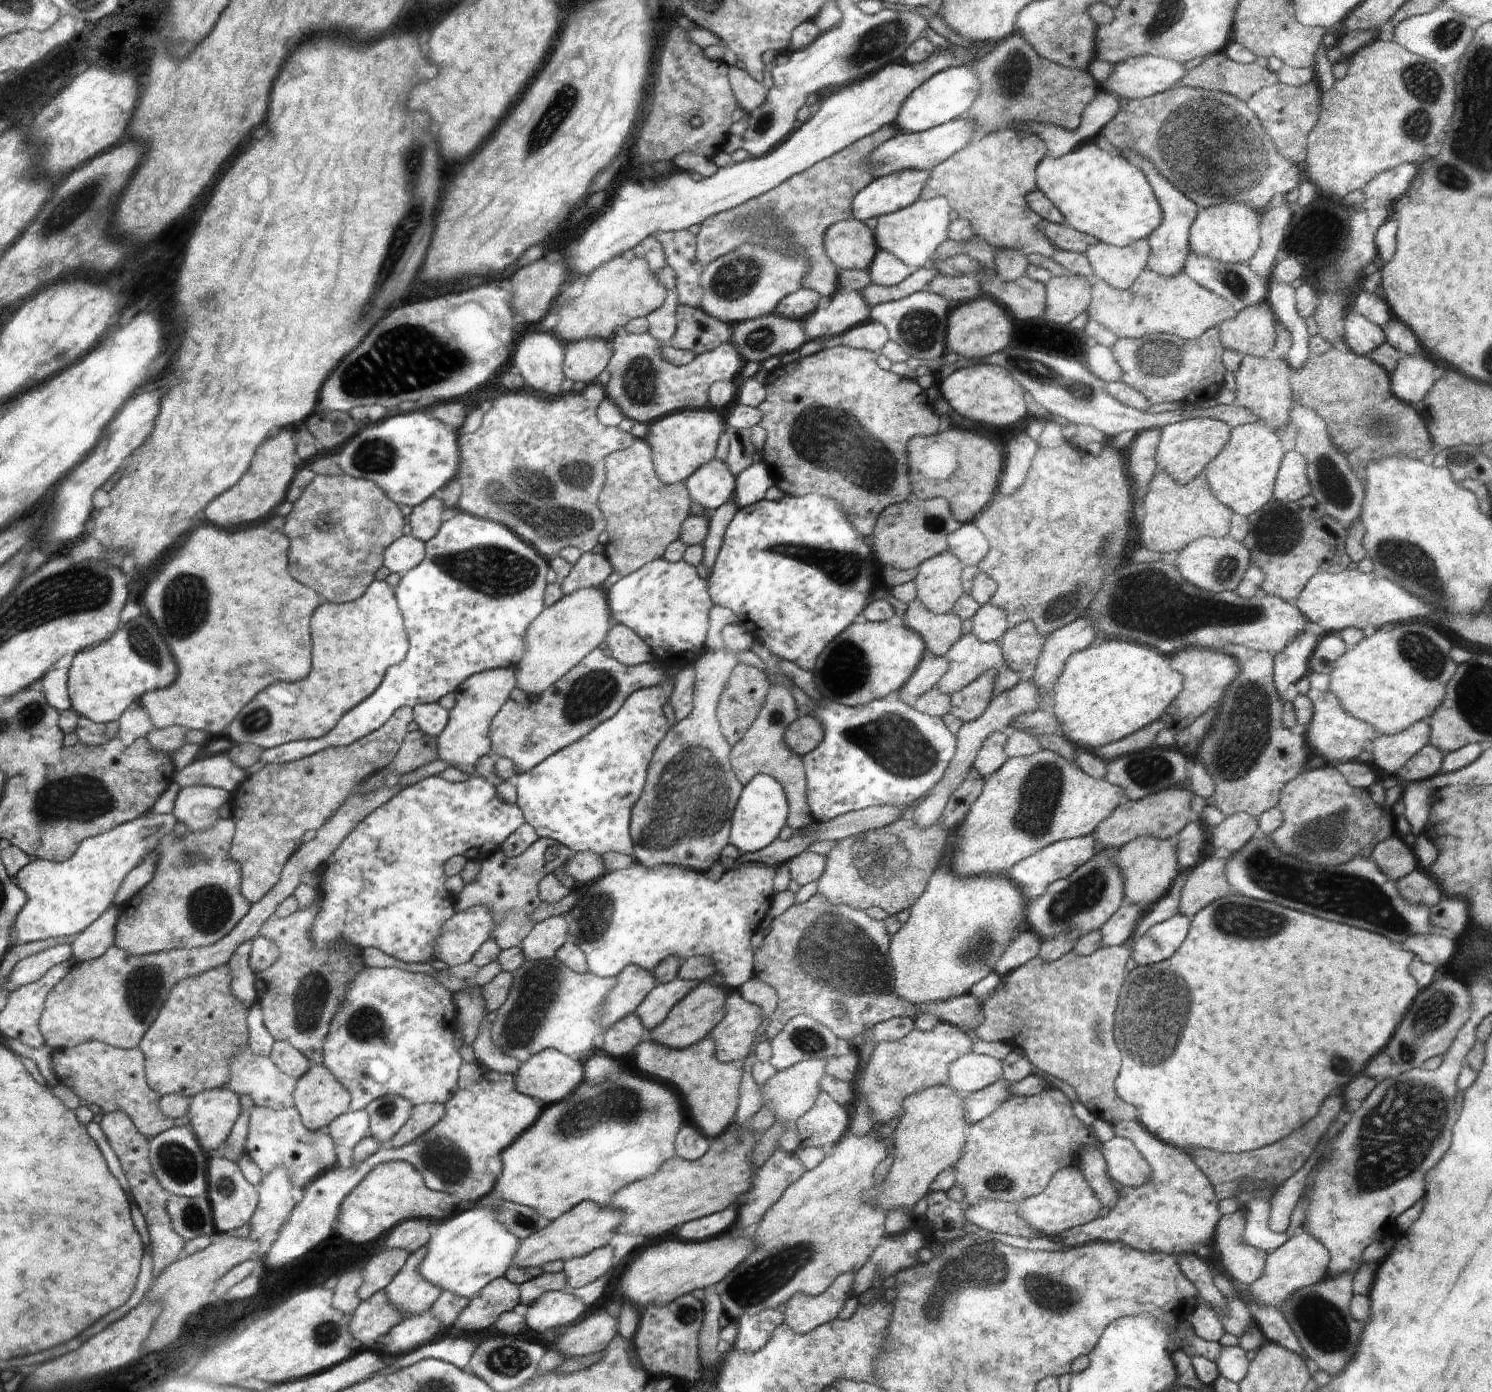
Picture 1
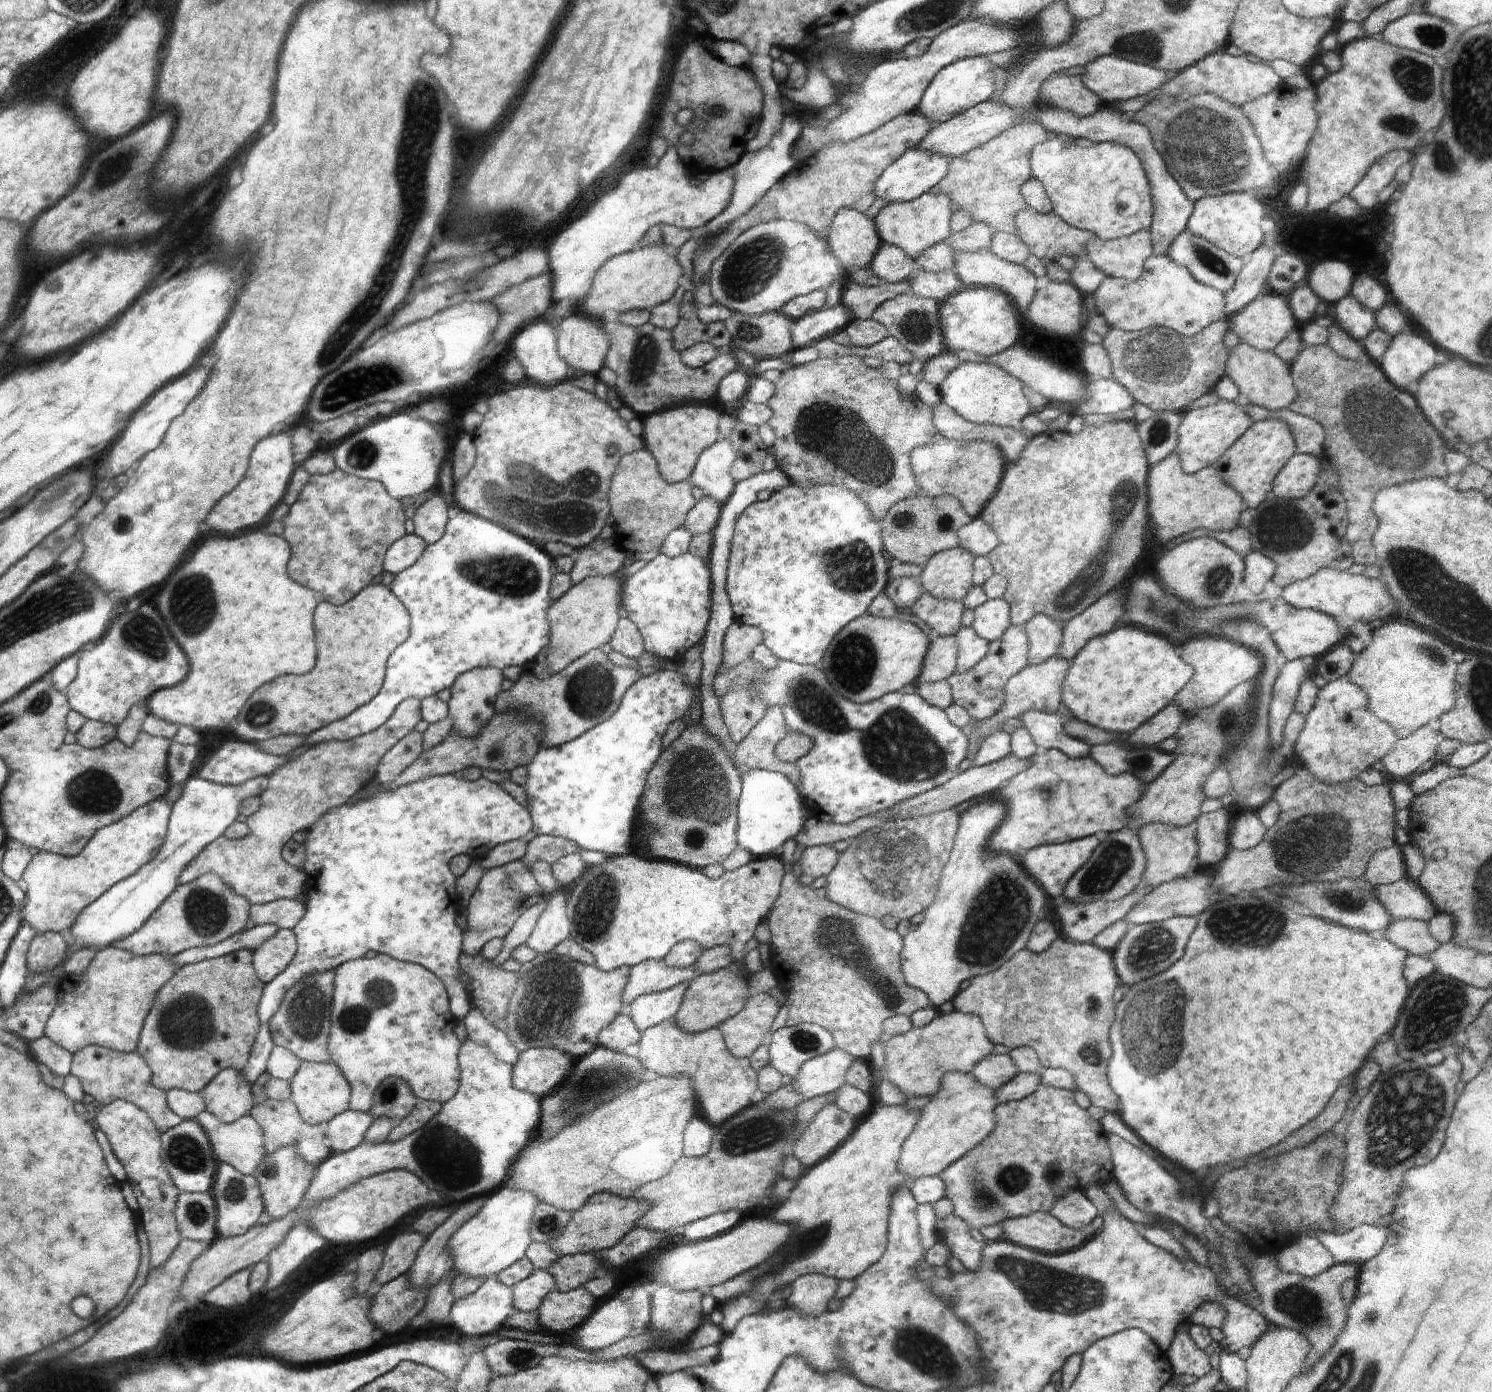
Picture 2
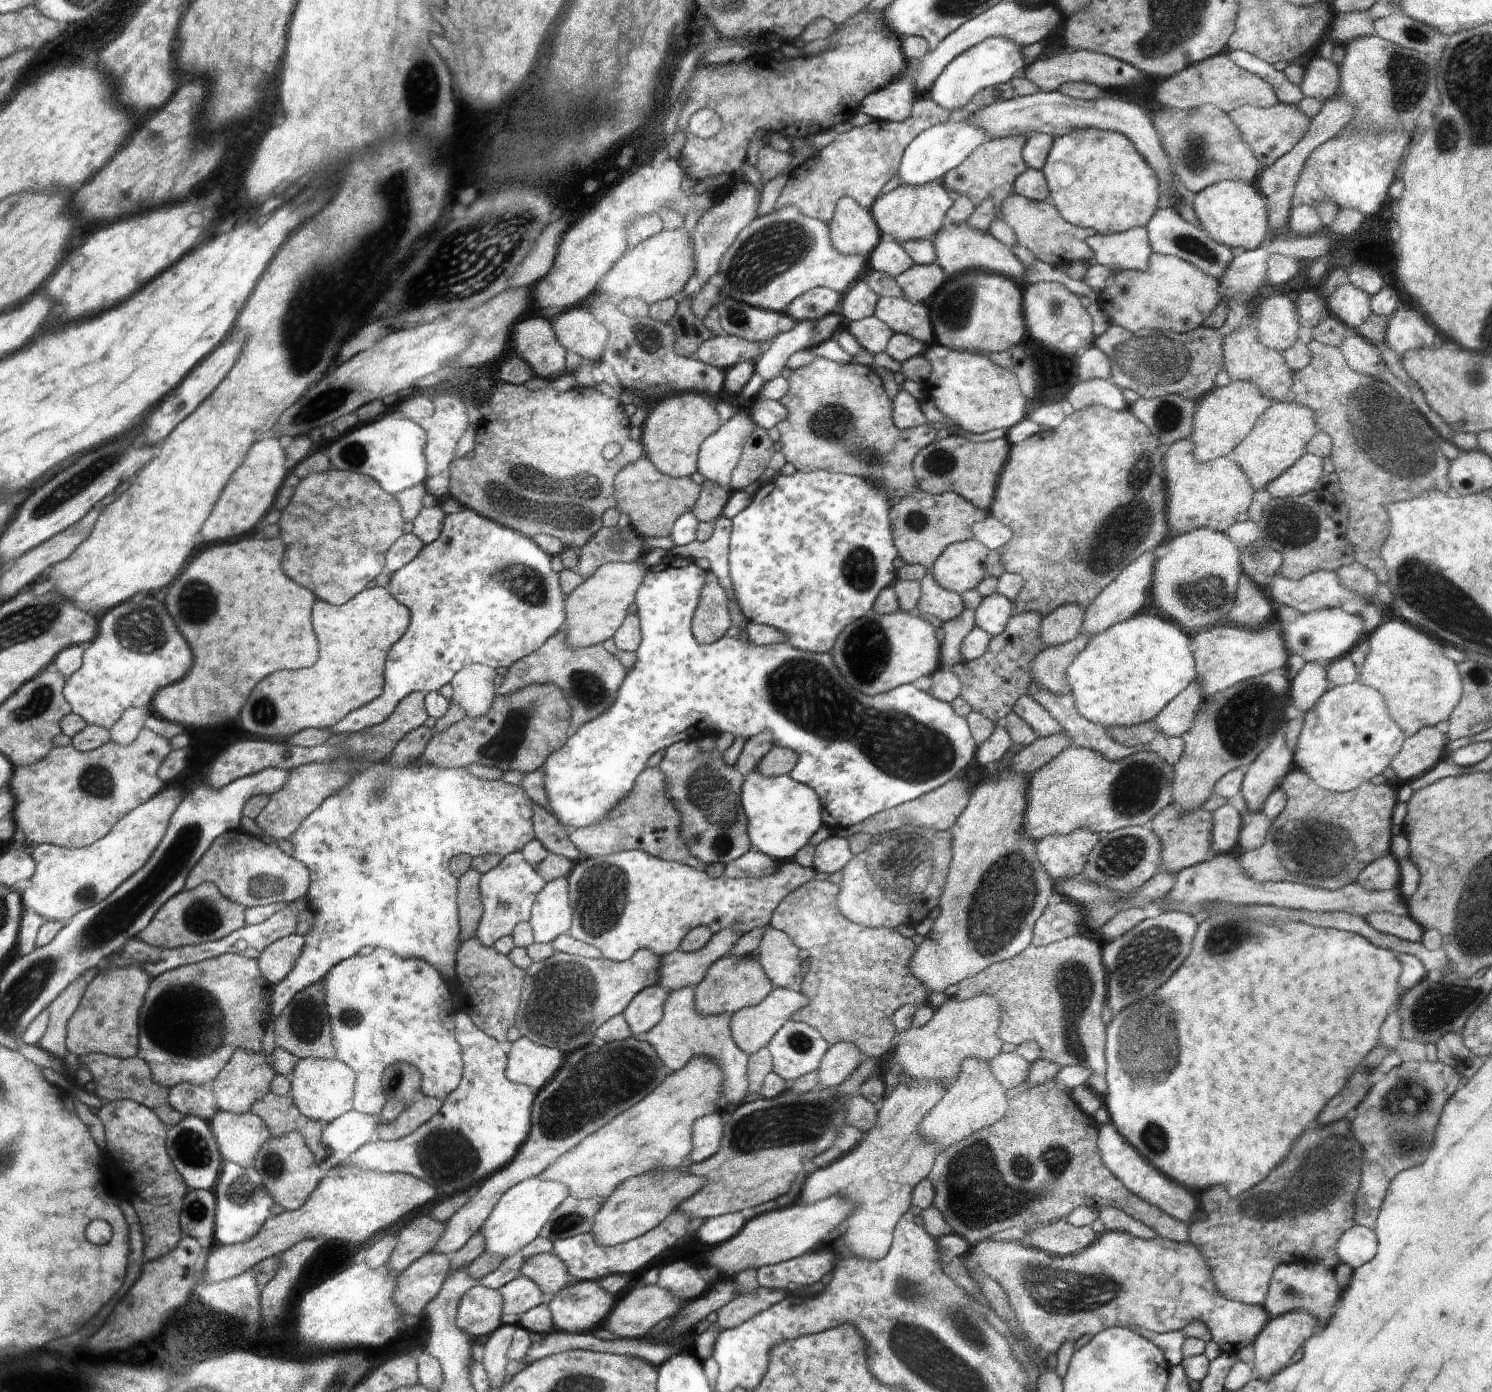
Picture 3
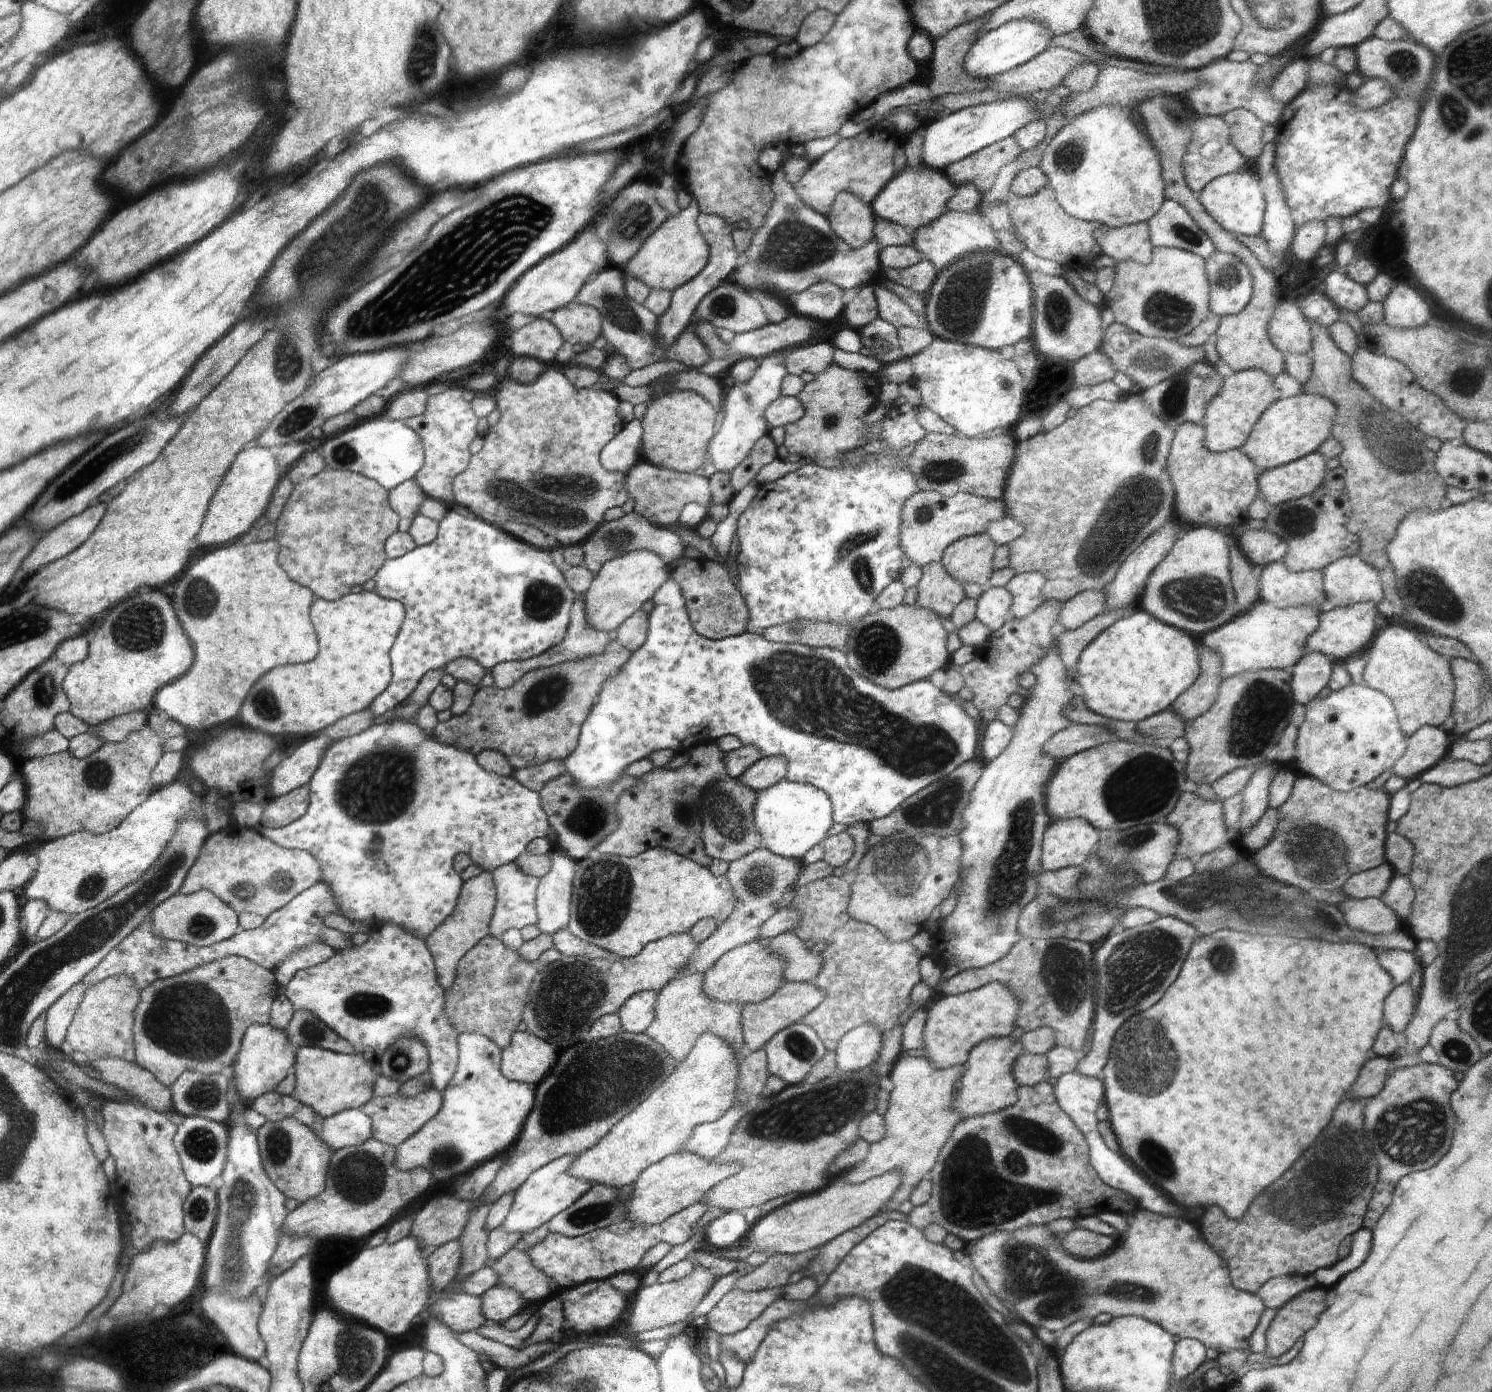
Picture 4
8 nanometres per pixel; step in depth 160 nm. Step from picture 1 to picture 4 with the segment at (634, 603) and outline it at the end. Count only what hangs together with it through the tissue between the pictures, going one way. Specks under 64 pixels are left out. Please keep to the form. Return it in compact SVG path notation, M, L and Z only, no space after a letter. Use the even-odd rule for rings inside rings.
M670 574L667 582L655 592L651 599L654 602L654 608L649 614L646 644L631 653L631 658L627 660L626 666L622 667L618 673L611 676L603 684L603 688L599 692L598 702L591 708L586 722L583 723L578 747L564 760L567 768L566 773L572 775L586 788L614 786L620 778L623 778L625 768L629 764L645 759L656 751L662 749L670 749L674 752L689 751L696 744L699 745L707 741L719 742L720 739L726 738L728 735L734 735L742 741L743 745L757 748L763 757L784 756L787 760L787 779L793 783L808 783L827 792L835 807L835 821L846 824L846 826L852 826L856 822L872 823L876 819L890 815L912 795L922 791L924 787L938 779L946 778L952 771L974 756L974 742L978 744L978 732L974 732L973 718L966 714L960 702L948 696L943 689L938 689L930 679L917 680L912 684L892 690L874 684L863 676L858 676L848 666L847 656L842 649L815 648L802 643L776 643L768 640L763 632L751 630L723 639L708 639L700 636L695 631L690 614L687 612L687 601L682 594L682 586L673 577L673 574ZM844 698L846 698L846 744L844 744Z

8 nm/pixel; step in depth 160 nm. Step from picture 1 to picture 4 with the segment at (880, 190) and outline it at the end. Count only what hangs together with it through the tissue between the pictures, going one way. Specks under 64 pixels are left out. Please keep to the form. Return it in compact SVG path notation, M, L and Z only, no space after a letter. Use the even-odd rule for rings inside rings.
M1016 96L972 105L953 113L950 112L944 117L932 120L932 122L925 122L914 133L920 134L924 138L922 146L924 166L942 171L957 160L964 159L976 151L982 151L984 147L992 143L1014 136L1019 128L1026 127L1038 116L1040 114L1033 103L1029 104L1026 100Z

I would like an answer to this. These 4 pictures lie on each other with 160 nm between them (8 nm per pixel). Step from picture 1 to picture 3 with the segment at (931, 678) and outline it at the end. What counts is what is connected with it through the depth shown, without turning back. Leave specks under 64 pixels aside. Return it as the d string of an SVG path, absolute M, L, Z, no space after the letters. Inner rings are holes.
M968 609L956 619L947 620L941 625L944 630L943 663L950 670L962 658L962 644L967 634L975 627L975 610Z

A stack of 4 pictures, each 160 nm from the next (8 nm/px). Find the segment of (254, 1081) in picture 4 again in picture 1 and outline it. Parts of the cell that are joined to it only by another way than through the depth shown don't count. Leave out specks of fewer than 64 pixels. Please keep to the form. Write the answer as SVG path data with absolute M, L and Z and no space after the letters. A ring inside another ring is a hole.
M228 1087L201 1092L192 1099L191 1128L211 1155L227 1142L240 1118L241 1094Z

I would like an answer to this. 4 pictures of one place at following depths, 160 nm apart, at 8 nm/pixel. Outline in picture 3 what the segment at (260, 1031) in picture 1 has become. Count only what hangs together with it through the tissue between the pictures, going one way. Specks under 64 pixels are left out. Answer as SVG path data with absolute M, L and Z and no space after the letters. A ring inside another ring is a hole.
M420 757L404 766L401 766L400 763L380 761L372 763L370 767L364 767L362 771L355 772L354 779L339 794L332 795L315 811L312 811L307 818L304 818L290 841L294 845L292 856L302 864L307 865L311 871L310 890L307 892L306 900L314 914L313 925L304 936L306 946L295 962L295 966L292 967L286 978L272 986L271 1020L276 1020L276 1017L286 1010L291 1000L303 988L320 982L335 964L342 963L343 960L355 955L362 946L382 947L405 959L417 958L425 960L428 964L437 968L437 971L440 972L444 979L449 980L449 986L454 985L456 976L455 953L458 949L460 936L458 934L458 878L454 878L454 874L448 872L448 862L450 862L450 858L454 858L460 852L468 854L471 858L484 855L505 857L515 852L522 852L523 848L534 838L532 804L530 804L529 796L526 796L524 791L520 785L511 785L502 780L489 781L474 776L471 772L468 772L467 767L443 767L436 763L423 761Z

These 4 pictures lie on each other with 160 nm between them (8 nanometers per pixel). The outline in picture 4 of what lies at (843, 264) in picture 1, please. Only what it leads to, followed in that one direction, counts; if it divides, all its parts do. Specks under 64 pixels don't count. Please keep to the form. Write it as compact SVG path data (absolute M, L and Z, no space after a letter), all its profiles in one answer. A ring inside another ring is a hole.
M839 192L827 219L843 241L852 248L863 247L875 232L874 216L870 206L851 192Z

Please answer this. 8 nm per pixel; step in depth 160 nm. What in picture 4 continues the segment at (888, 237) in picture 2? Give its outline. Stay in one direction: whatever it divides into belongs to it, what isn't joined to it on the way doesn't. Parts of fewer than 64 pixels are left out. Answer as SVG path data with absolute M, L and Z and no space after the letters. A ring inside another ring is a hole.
M925 166L925 169L917 172L907 167L884 187L884 192L879 192L872 206L878 216L901 224L914 232L918 227L940 218L946 210L946 200L954 196L955 192L954 184L942 174L942 171Z

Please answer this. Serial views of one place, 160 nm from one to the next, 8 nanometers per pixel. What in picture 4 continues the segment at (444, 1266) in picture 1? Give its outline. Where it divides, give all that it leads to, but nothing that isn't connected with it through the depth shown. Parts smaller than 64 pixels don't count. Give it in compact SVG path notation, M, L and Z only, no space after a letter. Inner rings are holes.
M562 1156L528 1176L523 1186L516 1190L512 1206L503 1220L502 1226L505 1231L520 1233L522 1236L531 1234L590 1190L591 1181L574 1178L568 1174L568 1168L574 1160L576 1156Z

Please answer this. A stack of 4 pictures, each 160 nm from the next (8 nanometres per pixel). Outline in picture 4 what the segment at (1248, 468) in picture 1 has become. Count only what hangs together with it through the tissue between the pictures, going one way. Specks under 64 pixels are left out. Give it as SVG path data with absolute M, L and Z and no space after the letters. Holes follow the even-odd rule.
M1301 392L1285 399L1280 398L1262 413L1240 450L1250 456L1258 475L1306 456L1317 451L1318 447L1330 438L1332 424L1335 423L1335 410L1336 405L1322 395Z

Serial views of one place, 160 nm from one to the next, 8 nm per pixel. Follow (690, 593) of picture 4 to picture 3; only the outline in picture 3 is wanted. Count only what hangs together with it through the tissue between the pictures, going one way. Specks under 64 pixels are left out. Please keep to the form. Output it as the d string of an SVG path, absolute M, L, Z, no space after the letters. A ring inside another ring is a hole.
M708 570L707 582L702 588L702 598L695 612L691 628L700 644L709 645L722 638L732 626L728 610L729 598L717 583L717 578Z

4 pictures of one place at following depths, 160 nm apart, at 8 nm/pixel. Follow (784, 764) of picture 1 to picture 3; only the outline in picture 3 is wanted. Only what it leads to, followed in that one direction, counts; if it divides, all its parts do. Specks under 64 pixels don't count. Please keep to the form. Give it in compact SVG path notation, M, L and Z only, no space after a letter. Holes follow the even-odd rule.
M764 731L746 740L736 764L733 766L746 777L750 771L754 771L760 760L766 758L774 746L774 737L770 731Z

